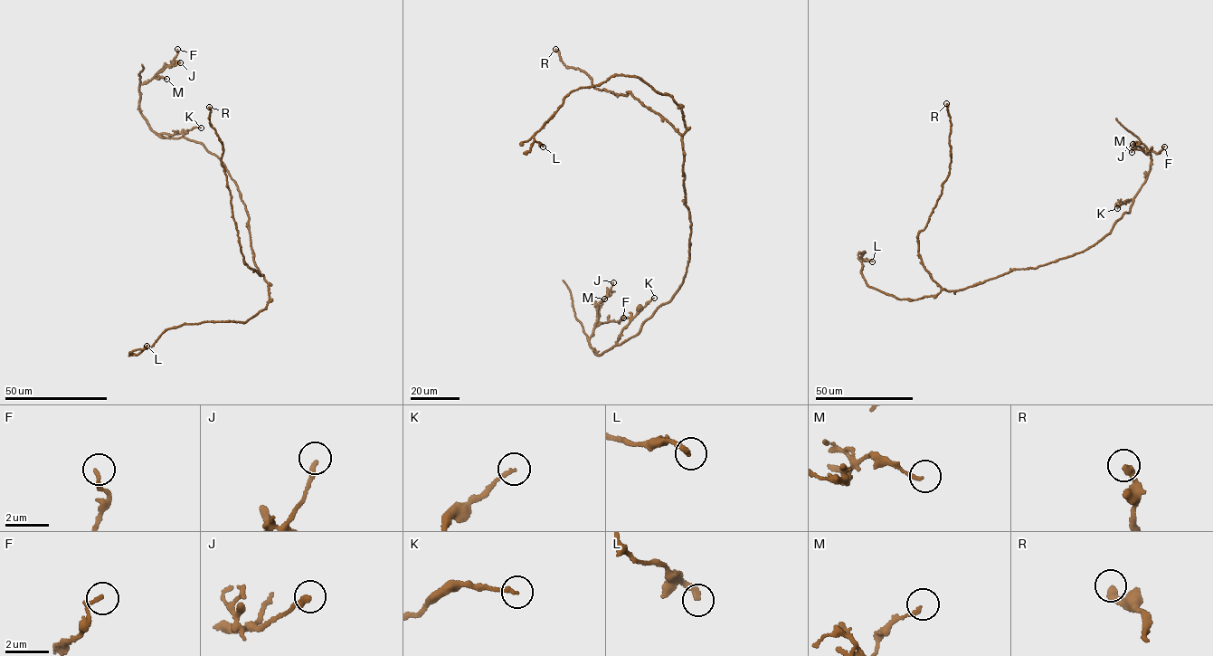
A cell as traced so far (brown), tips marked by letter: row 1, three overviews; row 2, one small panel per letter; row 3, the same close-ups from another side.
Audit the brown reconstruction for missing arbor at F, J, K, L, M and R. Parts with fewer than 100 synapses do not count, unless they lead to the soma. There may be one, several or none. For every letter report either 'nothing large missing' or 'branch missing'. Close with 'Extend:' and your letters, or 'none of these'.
F: nothing large missing
J: nothing large missing
K: nothing large missing
L: nothing large missing
M: nothing large missing
R: nothing large missing
Extend: none of these

